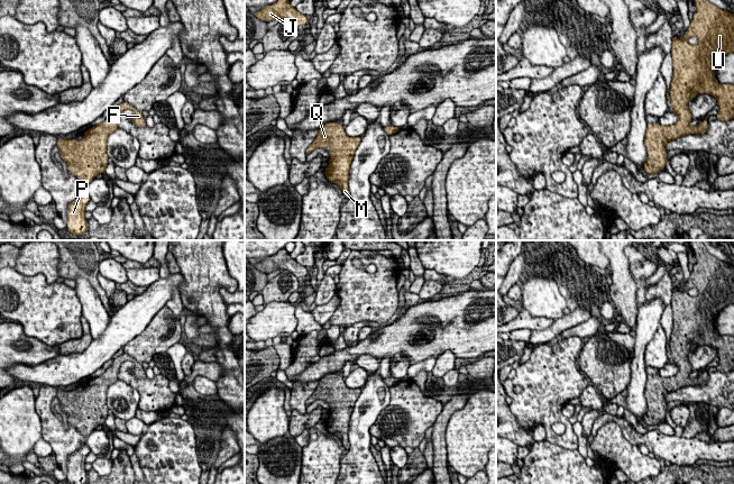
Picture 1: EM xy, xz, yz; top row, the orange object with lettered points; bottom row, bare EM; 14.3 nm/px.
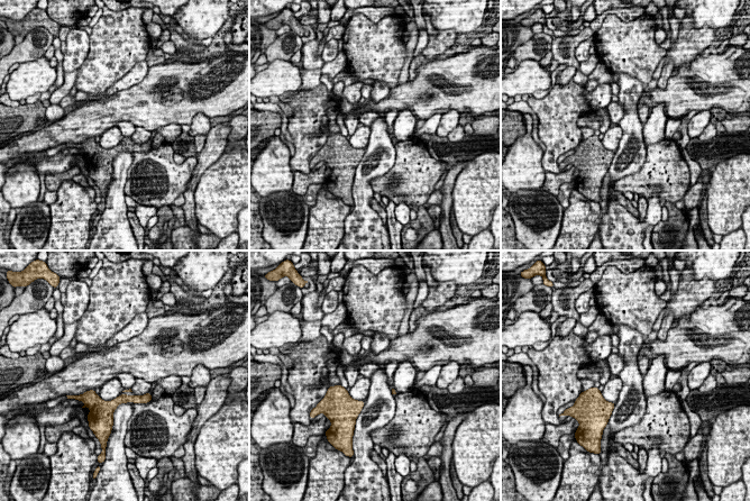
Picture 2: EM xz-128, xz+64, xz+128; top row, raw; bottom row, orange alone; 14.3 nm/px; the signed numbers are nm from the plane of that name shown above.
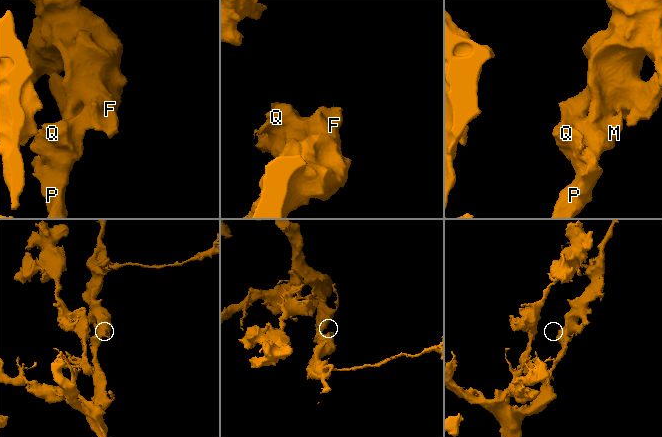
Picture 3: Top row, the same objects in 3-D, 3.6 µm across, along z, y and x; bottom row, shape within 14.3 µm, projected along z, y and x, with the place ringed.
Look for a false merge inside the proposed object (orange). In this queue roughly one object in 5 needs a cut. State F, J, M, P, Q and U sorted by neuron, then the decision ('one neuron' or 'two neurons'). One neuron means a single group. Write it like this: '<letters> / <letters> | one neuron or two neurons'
F J M P Q U | one neuron

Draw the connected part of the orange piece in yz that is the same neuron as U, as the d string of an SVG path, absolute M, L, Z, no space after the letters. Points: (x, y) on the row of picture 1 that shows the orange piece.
M694 0L697 7L694 13L691 25L685 33L685 38L672 37L672 66L673 76L670 85L670 100L673 107L673 113L679 119L675 125L661 126L660 124L649 124L646 128L644 145L646 147L648 159L643 167L648 174L659 174L666 168L668 150L664 145L668 141L690 134L706 134L707 117L700 125L690 127L692 120L688 102L699 93L712 94L717 99L719 107L716 116L717 120L728 121L734 117L734 85L721 84L715 77L715 67L719 60L728 53L734 52L734 15L718 9L708 0Z

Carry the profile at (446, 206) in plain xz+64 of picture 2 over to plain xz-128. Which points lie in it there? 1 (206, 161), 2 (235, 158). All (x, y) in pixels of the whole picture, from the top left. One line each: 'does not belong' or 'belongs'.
1: belongs
2: does not belong

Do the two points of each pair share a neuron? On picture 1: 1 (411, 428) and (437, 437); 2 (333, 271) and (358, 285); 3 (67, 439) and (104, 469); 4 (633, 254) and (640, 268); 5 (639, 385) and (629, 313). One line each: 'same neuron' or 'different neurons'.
1: different neurons
2: different neurons
3: different neurons
4: same neuron
5: different neurons

